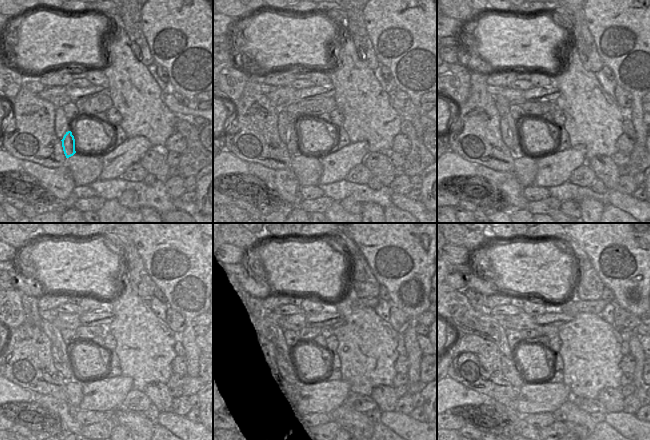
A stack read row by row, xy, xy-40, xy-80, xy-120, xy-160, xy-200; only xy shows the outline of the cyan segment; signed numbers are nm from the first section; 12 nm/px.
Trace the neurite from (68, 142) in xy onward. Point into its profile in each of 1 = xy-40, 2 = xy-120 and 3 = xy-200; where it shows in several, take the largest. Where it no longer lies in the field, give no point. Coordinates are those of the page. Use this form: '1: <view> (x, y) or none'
1: xy-40 (292, 146)
2: xy-120 (53, 333)
3: xy-200 (466, 320)

